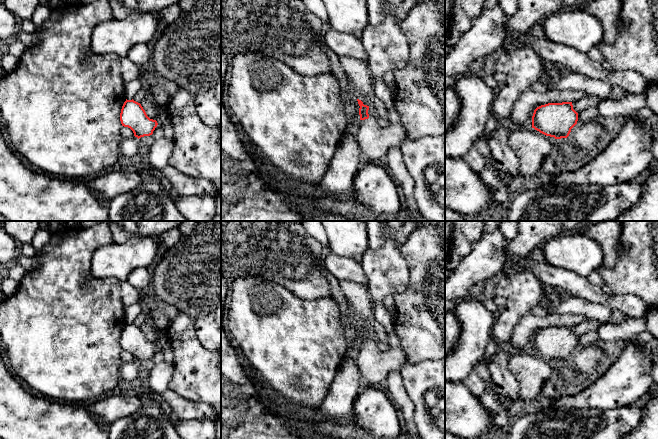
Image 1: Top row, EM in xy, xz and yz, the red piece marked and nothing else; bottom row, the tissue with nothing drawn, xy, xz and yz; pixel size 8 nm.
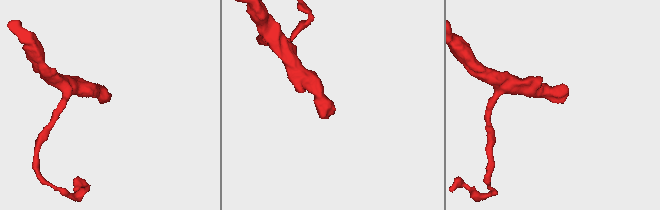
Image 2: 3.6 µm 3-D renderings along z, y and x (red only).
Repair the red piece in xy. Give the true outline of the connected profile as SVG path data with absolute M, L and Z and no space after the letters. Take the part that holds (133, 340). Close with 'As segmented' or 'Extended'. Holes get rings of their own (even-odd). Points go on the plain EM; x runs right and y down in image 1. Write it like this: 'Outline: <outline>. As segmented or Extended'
Outline: M126 323L124 326L120 337L120 345L122 350L130 352L138 363L152 359L158 349L156 344L147 340L141 328L133 323Z. As segmented

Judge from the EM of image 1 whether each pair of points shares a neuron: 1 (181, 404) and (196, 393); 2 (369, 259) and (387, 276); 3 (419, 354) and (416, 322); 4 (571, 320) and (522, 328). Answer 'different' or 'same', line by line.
1: different
2: same
3: same
4: same

